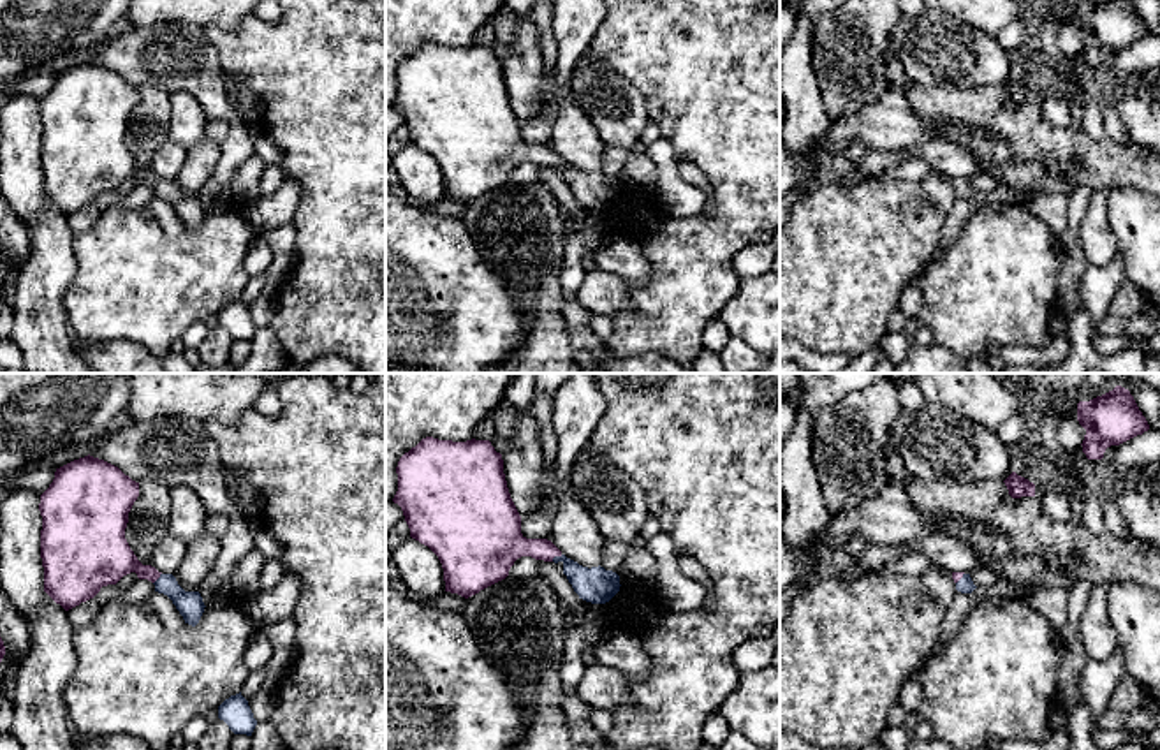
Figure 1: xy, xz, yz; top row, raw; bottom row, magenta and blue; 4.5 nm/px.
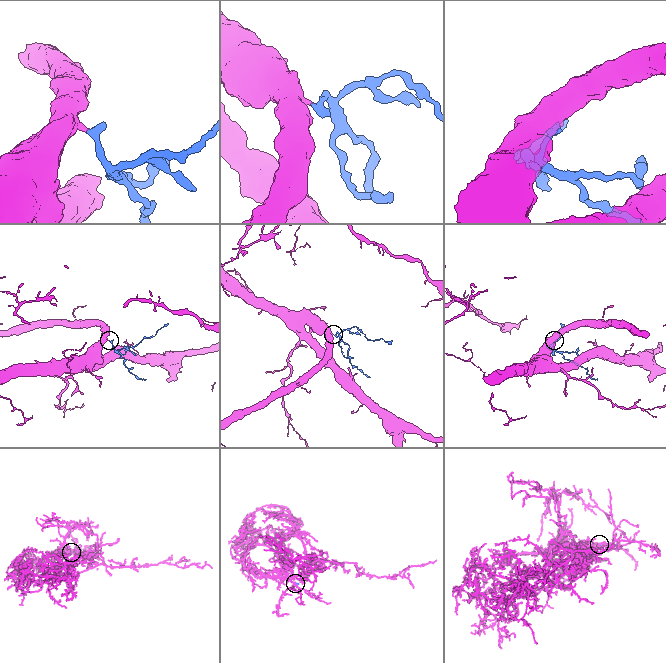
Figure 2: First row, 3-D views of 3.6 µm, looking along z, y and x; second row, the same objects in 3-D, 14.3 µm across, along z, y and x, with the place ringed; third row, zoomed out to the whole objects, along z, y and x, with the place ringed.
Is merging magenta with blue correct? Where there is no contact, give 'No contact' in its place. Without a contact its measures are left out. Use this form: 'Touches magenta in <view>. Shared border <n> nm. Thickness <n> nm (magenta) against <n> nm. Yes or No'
Touches magenta in xz. Shared border 60 nm. Thickness 190 nm (magenta) against 170 nm. Yes

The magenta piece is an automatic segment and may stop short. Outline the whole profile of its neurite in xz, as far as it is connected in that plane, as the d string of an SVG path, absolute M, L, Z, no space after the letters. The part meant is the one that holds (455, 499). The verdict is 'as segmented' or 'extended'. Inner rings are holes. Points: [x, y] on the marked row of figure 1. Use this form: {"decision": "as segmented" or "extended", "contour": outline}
{"decision": "extended", "contour": "M422 438L405 452L396 467L398 491L393 498L403 511L410 537L428 546L444 569L445 592L465 599L505 579L521 556L544 562L562 562L563 574L579 599L606 604L620 592L620 576L604 567L583 567L567 558L547 539L526 539L521 533L521 516L510 498L502 454L489 440Z"}

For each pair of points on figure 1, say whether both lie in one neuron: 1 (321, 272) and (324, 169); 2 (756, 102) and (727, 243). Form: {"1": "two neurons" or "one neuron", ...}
{"1": "one neuron", "2": "one neuron"}

